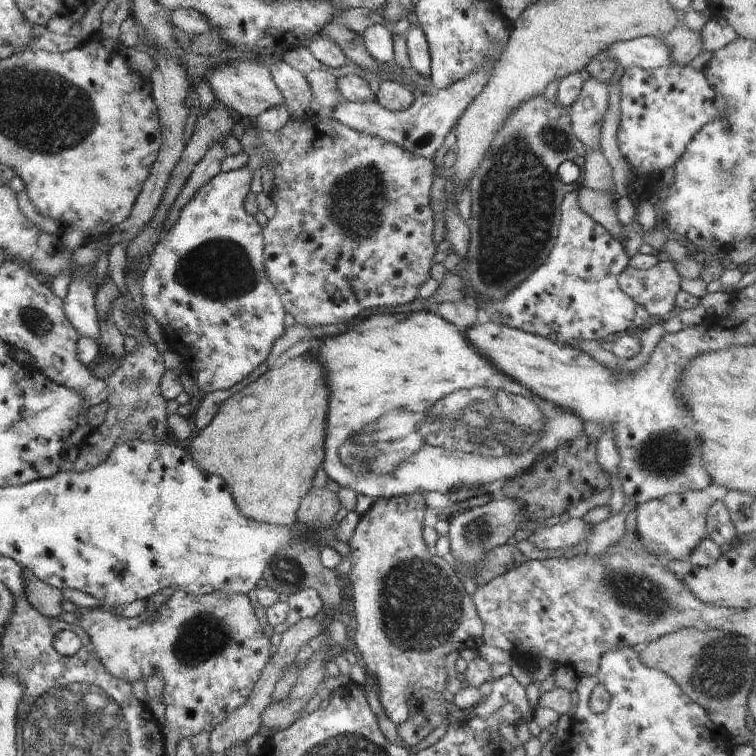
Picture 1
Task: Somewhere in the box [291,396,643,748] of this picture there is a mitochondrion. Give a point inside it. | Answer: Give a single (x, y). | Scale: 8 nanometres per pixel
(421, 606)

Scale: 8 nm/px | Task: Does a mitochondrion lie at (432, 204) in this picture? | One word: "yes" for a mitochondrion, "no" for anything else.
no

